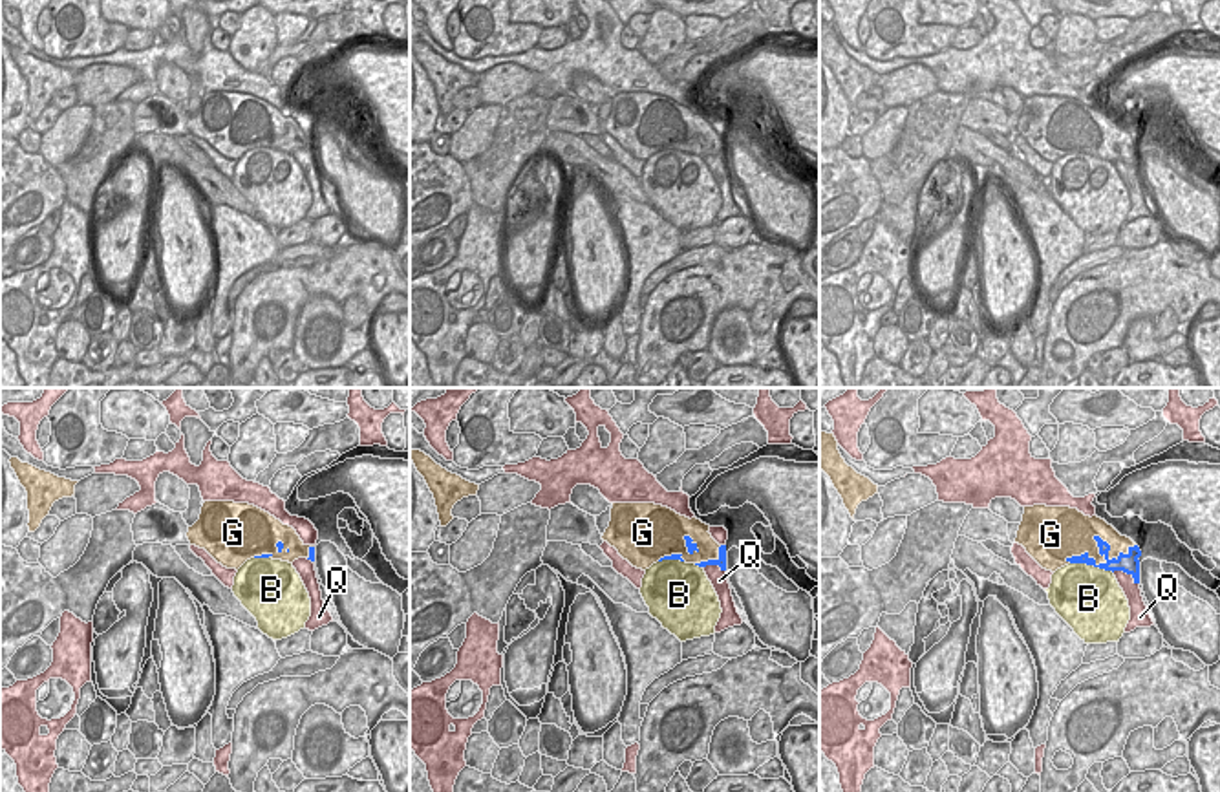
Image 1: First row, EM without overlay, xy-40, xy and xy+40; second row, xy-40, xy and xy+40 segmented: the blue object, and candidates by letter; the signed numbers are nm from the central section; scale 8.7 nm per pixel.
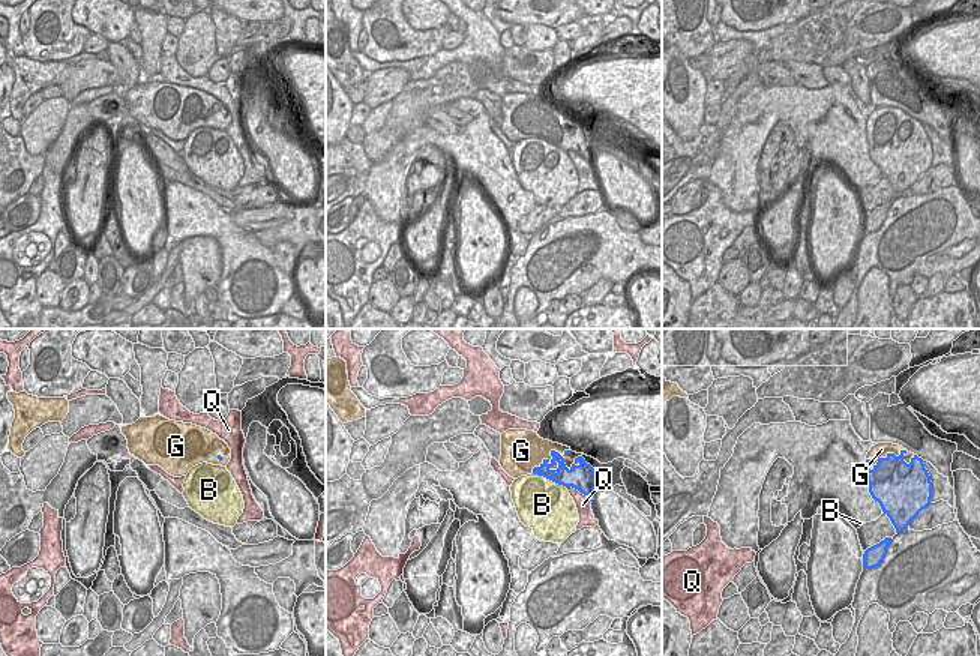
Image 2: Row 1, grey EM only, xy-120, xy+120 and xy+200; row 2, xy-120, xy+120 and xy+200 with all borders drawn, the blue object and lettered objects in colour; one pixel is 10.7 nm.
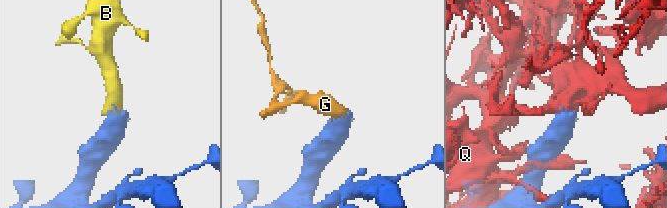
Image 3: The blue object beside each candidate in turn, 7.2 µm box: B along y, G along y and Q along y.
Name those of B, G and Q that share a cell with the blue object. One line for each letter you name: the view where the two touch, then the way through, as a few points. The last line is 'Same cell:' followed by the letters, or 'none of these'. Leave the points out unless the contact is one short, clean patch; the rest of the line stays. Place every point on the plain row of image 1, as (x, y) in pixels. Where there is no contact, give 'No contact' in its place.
B: Touches blue in xy+40
Same cell: B.

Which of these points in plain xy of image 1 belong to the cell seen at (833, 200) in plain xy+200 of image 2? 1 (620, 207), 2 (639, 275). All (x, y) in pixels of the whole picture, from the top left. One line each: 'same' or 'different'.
1: different
2: different

